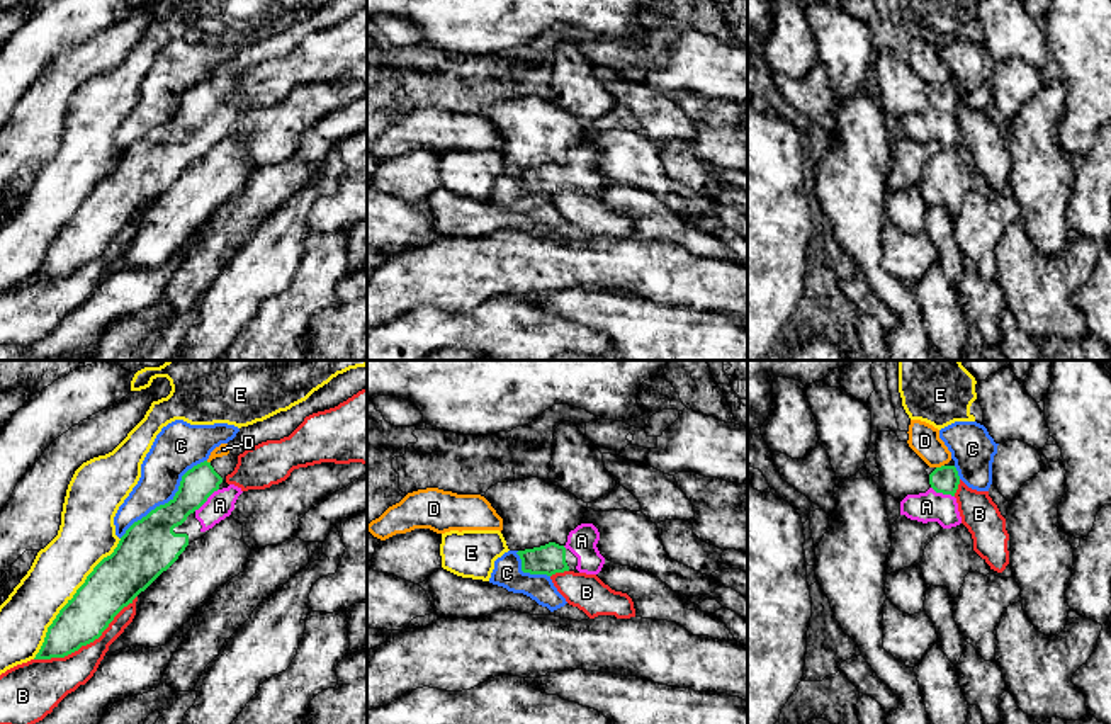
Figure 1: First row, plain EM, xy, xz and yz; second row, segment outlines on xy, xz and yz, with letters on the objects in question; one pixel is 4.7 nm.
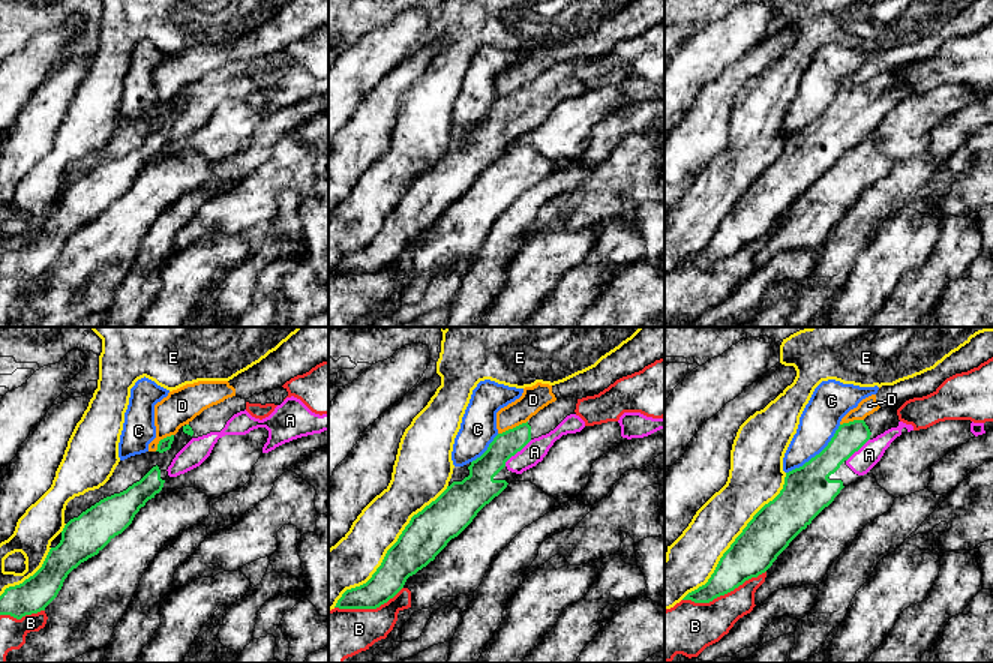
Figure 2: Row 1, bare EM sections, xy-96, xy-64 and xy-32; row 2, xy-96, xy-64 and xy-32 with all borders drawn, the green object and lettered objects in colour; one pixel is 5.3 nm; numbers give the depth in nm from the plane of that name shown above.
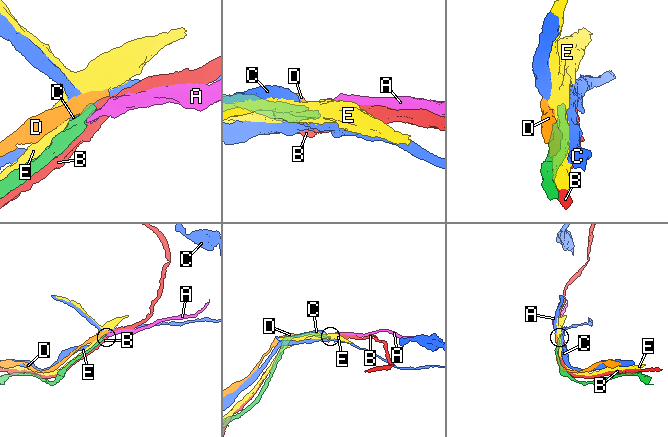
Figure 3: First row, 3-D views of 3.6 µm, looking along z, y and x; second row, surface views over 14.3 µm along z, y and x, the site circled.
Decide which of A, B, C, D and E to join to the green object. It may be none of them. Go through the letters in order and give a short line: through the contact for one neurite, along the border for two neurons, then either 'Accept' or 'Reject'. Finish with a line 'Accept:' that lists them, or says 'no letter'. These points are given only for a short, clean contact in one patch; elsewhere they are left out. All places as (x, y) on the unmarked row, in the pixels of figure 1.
A: Line: xy (201, 101), (201, 113), (206, 119), (219, 124). Accept
B: Reject
C: Reject
D: Line: yz (943, 84), (936, 87). Reject
E: Reject
Accept: A

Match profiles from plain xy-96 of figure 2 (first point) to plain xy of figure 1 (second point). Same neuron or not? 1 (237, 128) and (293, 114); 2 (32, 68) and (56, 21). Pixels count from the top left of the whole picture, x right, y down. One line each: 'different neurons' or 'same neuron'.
1: same neuron
2: same neuron

